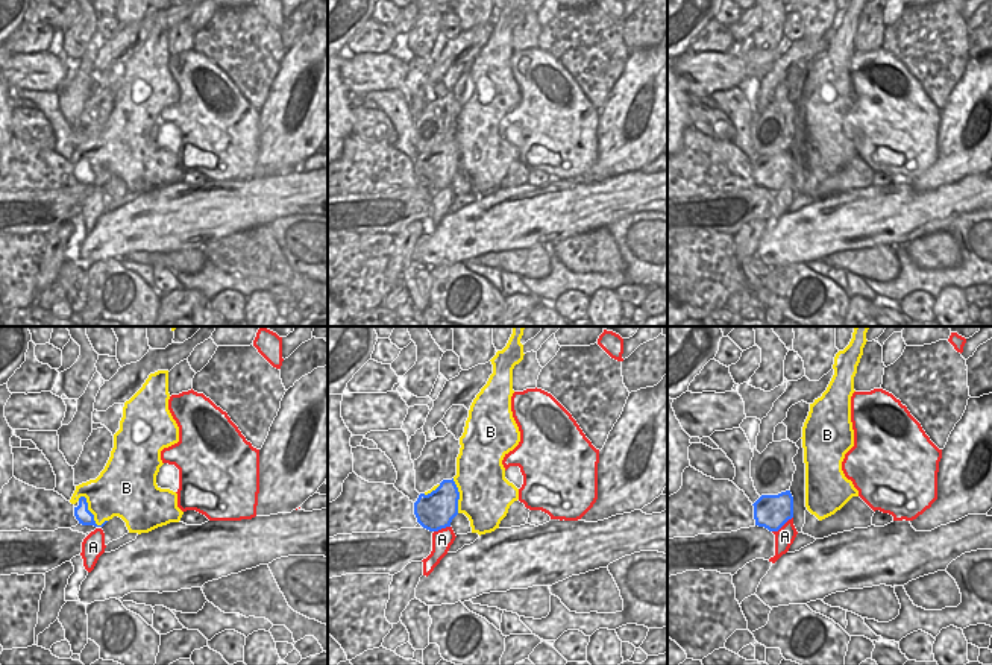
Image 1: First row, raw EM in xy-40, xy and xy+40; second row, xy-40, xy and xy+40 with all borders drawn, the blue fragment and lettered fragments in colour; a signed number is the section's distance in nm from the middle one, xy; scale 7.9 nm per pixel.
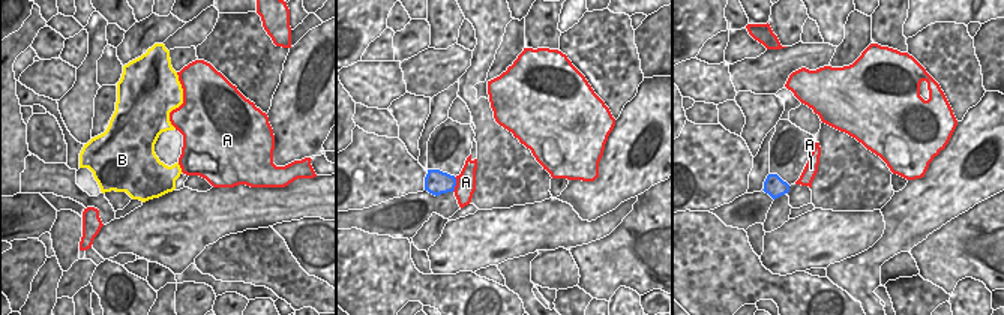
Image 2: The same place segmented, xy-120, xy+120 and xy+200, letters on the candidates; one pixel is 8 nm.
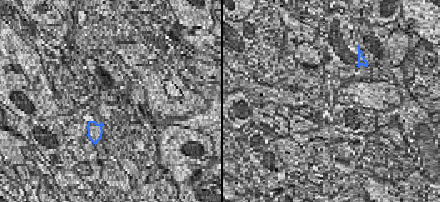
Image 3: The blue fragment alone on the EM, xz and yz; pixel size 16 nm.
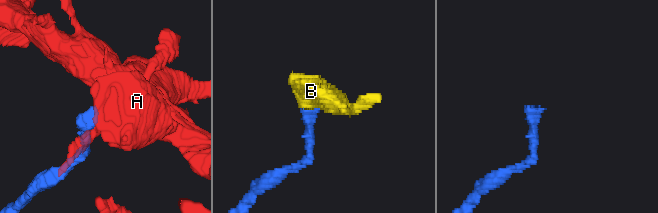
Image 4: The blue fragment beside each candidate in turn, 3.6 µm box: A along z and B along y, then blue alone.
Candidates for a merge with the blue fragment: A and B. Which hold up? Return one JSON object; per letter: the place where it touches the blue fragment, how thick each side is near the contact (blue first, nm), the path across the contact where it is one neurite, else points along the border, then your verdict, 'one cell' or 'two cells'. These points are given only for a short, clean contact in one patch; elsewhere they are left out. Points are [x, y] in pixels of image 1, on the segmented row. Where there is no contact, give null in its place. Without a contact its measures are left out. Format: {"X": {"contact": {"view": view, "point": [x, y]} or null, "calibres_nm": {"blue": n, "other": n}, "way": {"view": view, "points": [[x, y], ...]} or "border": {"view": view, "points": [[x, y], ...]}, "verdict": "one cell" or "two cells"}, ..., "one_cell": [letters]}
{"A": {"contact": {"view": "xy+40", "point": [781, 526]}, "calibres_nm": {"blue": 280, "other": 150}, "border": {"view": "xy+40", "points": [[792, 516], [772, 532]]}, "verdict": "two cells"}, "B": {"contact": {"view": "xy-40", "point": [91, 513]}, "calibres_nm": {"blue": 120, "other": 380}, "way": {"view": "xy-40", "points": [[81, 512], [91, 513], [114, 492]]}, "verdict": "one cell"}, "one_cell": ["B"]}

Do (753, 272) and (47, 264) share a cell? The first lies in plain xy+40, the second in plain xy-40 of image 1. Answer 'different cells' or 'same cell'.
different cells

